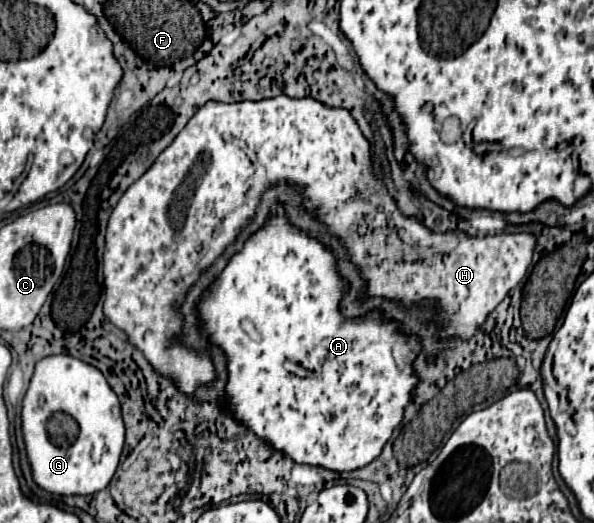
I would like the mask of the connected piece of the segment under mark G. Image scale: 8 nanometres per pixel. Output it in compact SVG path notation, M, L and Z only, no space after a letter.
M50 355L36 363L22 407L22 433L34 481L56 495L90 495L108 487L124 447L120 401L100 369L72 355Z

